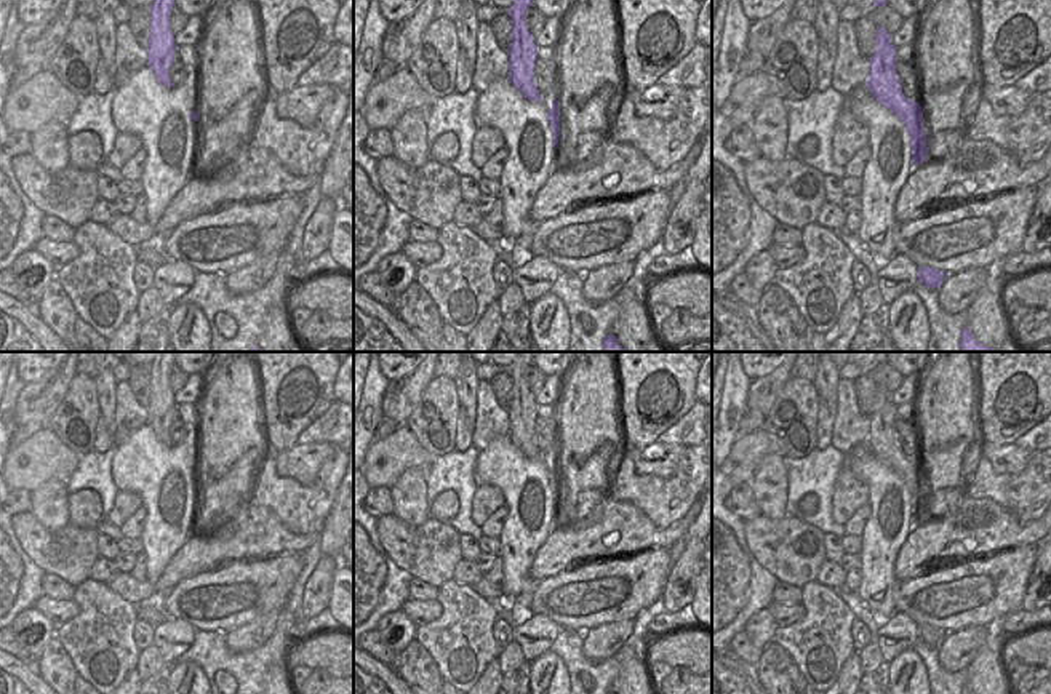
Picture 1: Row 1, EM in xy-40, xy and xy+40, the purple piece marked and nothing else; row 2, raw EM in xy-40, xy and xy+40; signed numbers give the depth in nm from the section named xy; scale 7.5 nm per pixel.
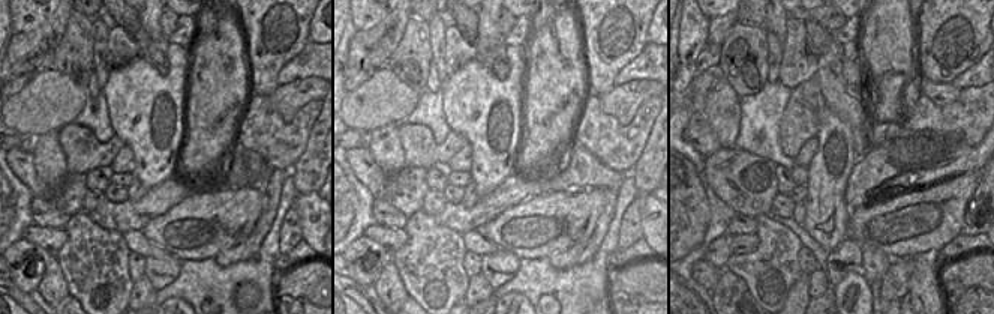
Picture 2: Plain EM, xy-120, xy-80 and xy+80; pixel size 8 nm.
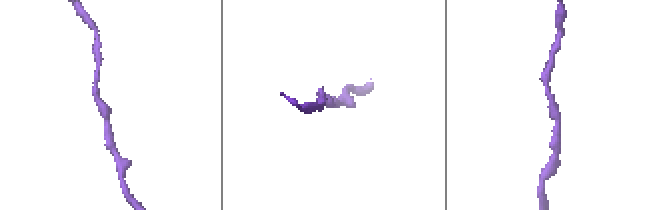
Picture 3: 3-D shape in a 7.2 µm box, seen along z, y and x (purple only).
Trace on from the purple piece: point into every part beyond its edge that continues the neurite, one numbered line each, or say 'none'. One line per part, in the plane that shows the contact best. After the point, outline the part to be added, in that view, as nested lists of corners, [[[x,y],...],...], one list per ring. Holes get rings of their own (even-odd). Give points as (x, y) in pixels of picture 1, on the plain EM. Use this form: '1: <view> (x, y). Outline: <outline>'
none.

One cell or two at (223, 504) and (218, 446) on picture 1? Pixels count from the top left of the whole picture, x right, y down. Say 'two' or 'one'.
one

